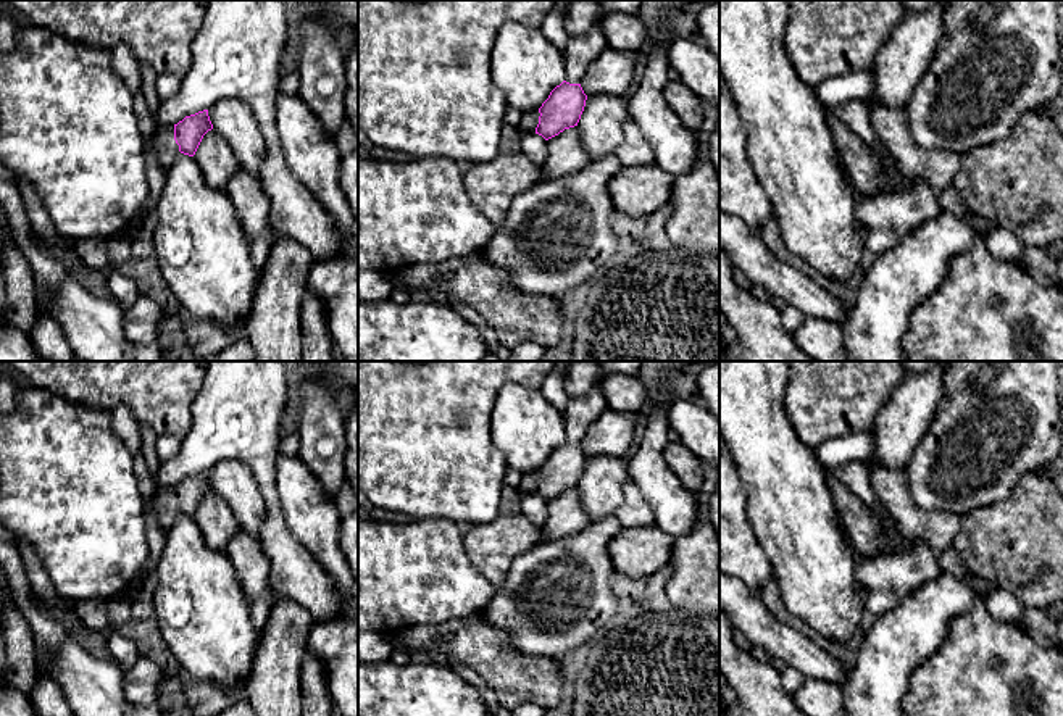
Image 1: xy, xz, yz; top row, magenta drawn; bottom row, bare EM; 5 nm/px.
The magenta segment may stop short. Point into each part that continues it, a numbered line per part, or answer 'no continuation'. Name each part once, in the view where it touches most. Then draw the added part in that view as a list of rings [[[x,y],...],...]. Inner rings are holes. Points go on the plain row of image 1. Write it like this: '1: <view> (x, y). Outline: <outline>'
1: xy (166, 512). Outline: [[[158,485],[155,493],[155,516],[165,534],[171,529],[179,514],[179,506],[174,502],[174,487]]]
2: xz (583, 412). Outline: [[[605,374],[602,376],[602,379]],[[602,379],[589,390],[586,397],[571,398],[563,411],[566,426],[566,443],[581,445],[589,426],[605,411],[605,395],[602,392]]]

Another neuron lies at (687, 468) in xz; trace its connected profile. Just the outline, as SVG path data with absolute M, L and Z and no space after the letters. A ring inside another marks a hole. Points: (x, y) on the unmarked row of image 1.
M669 442L663 458L681 484L698 497L703 482L702 461L679 442Z

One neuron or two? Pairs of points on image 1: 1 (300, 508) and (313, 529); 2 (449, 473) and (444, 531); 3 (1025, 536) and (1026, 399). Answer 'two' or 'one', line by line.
1: one
2: two
3: two

